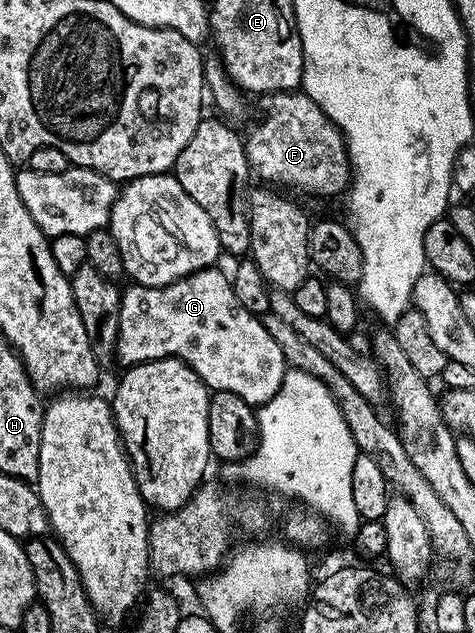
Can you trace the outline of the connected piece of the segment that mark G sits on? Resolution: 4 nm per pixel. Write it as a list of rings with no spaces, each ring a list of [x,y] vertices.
[[[217,266],[204,268],[198,272],[193,272],[189,276],[184,276],[182,280],[176,280],[174,284],[165,284],[162,288],[149,288],[146,284],[130,283],[128,285],[130,288],[128,289],[126,287],[121,293],[121,313],[119,314],[116,359],[118,361],[122,360],[122,365],[132,366],[134,364],[145,364],[149,360],[168,360],[170,358],[176,358],[187,364],[192,372],[204,382],[206,388],[213,392],[239,394],[239,398],[243,398],[247,403],[260,406],[267,403],[281,388],[281,383],[287,371],[287,365],[283,358],[283,350],[279,350],[279,342],[275,342],[275,338],[271,338],[271,334],[267,334],[267,330],[261,324],[260,319],[245,309],[239,302],[239,298],[235,298],[232,279],[230,279],[226,273],[224,276],[219,269],[220,267]]]

